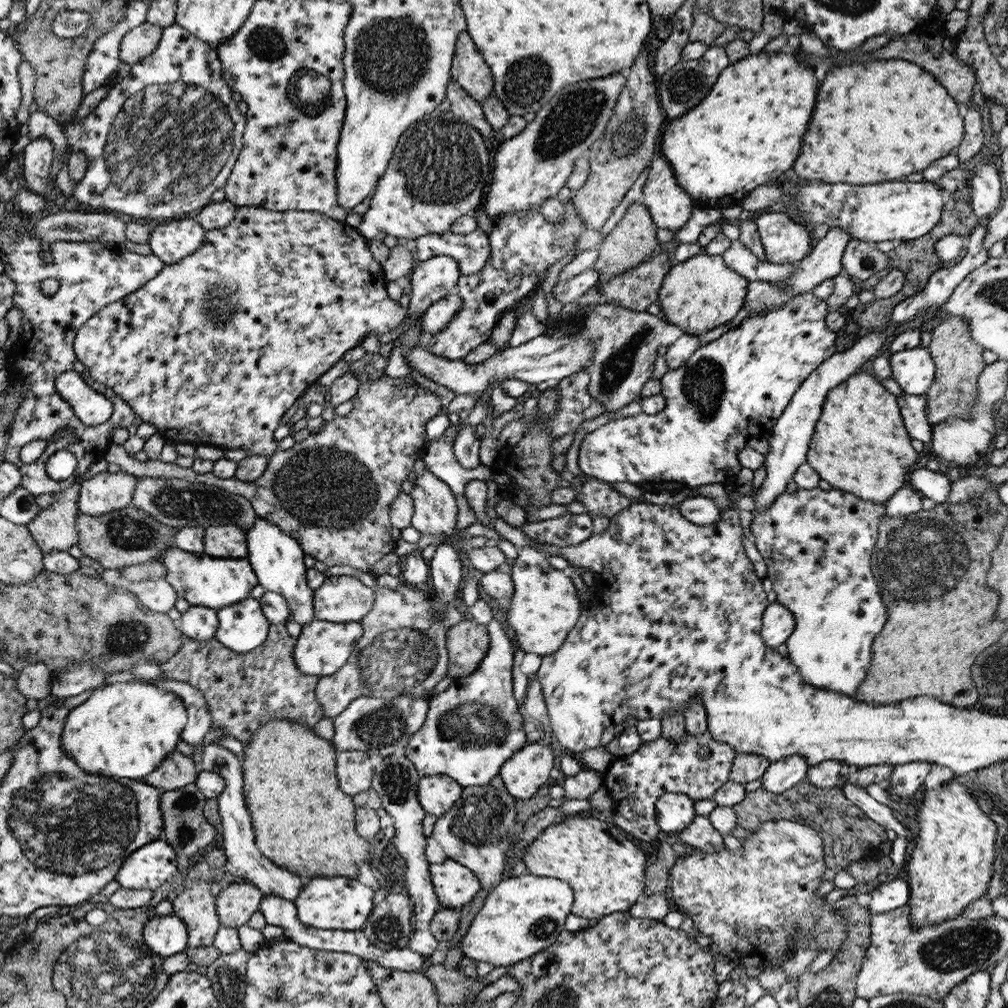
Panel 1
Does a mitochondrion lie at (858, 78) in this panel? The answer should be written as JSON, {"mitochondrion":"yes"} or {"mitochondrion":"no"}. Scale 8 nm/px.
{"mitochondrion":"no"}

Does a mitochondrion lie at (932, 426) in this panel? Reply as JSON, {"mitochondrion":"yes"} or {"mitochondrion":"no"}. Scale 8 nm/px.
{"mitochondrion":"no"}

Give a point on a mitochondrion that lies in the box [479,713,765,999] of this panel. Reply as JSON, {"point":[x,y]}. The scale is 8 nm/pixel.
{"point":[545,927]}

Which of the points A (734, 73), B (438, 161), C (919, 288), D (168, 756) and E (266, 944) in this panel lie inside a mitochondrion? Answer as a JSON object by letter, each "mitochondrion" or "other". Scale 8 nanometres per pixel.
{"A":"other","B":"mitochondrion","C":"other","D":"other","E":"other"}

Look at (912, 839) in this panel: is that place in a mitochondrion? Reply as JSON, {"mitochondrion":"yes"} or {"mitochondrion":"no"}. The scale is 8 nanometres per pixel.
{"mitochondrion":"no"}

